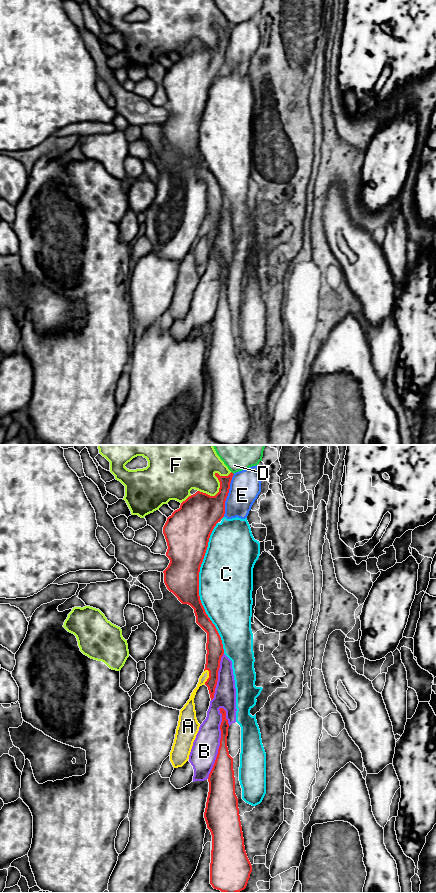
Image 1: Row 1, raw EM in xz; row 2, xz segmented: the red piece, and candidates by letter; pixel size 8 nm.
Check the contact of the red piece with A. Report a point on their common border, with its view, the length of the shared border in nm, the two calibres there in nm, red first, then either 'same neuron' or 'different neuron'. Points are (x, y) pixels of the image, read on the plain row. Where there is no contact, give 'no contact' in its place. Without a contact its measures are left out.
contact xz (209, 228); length 120 nm; calibres 140 and 70 nm; same neuron

